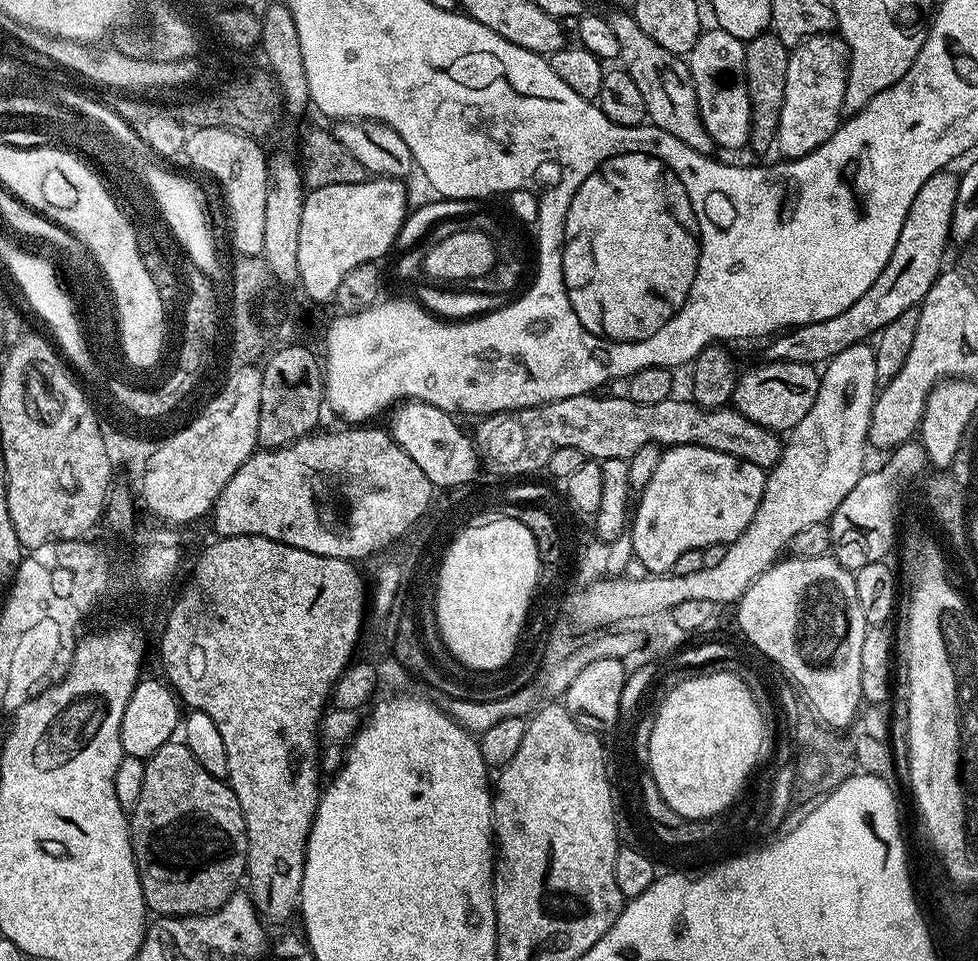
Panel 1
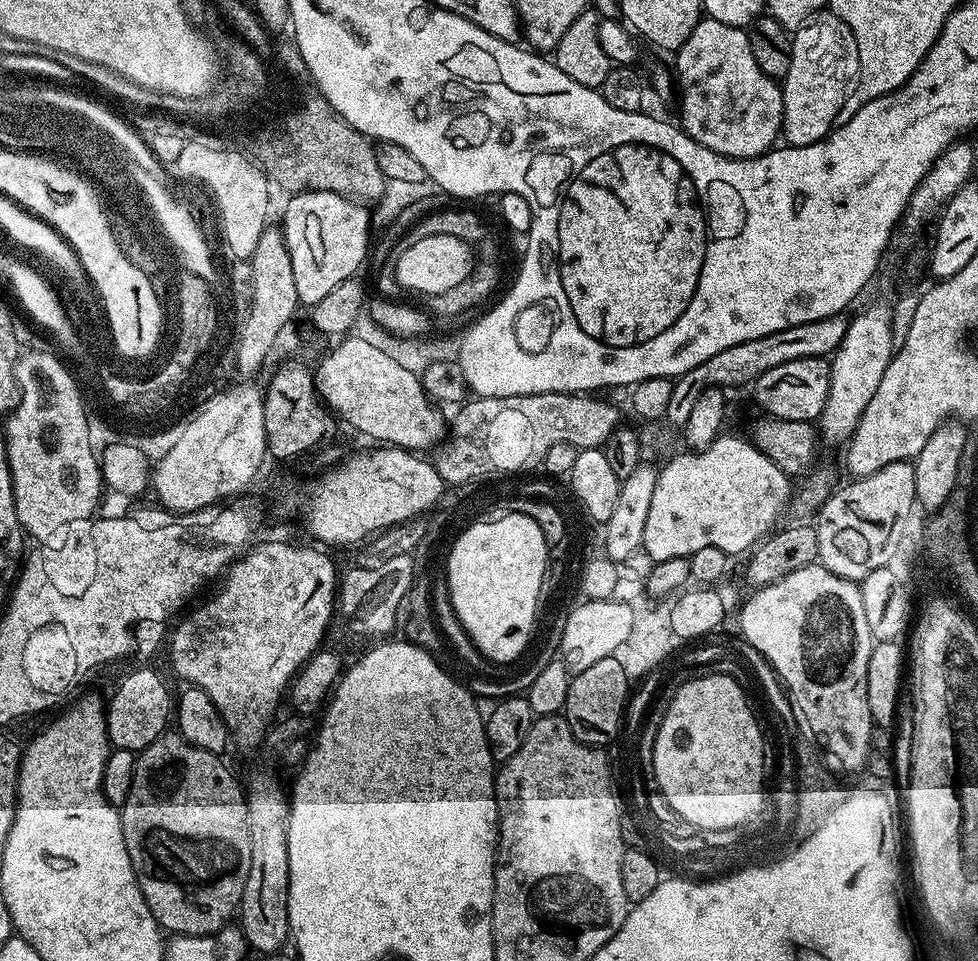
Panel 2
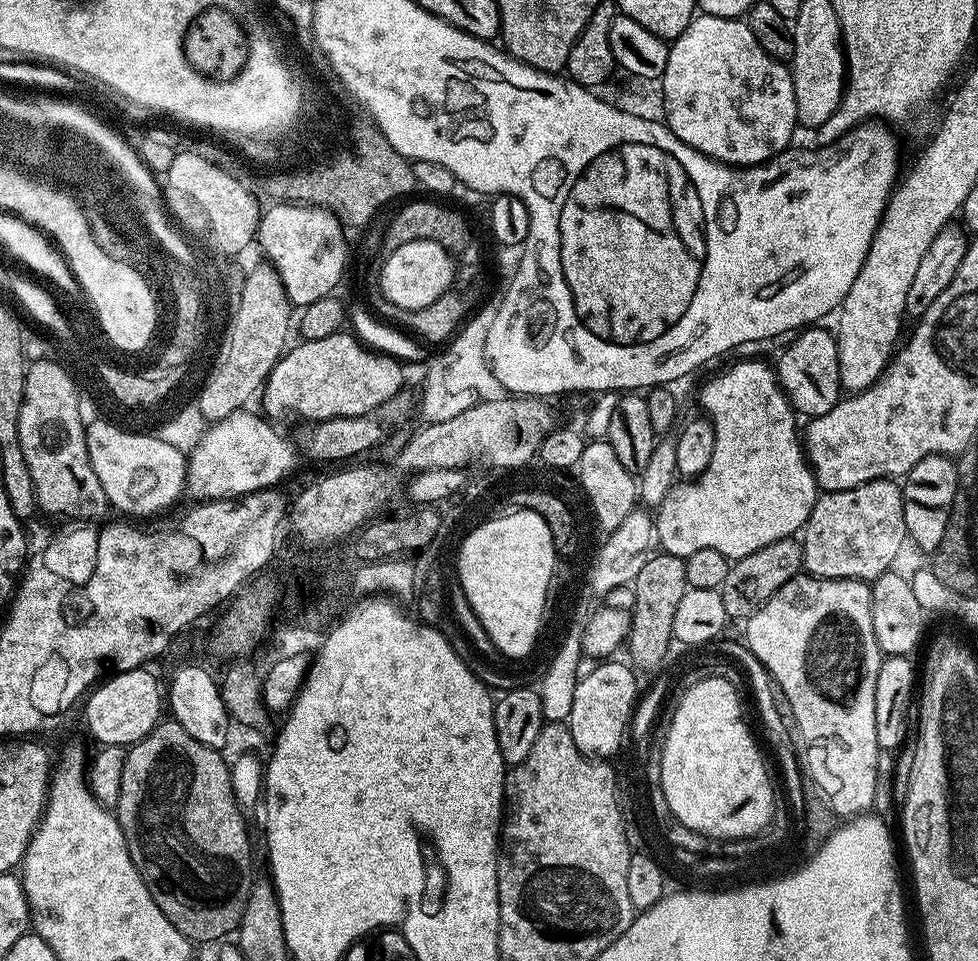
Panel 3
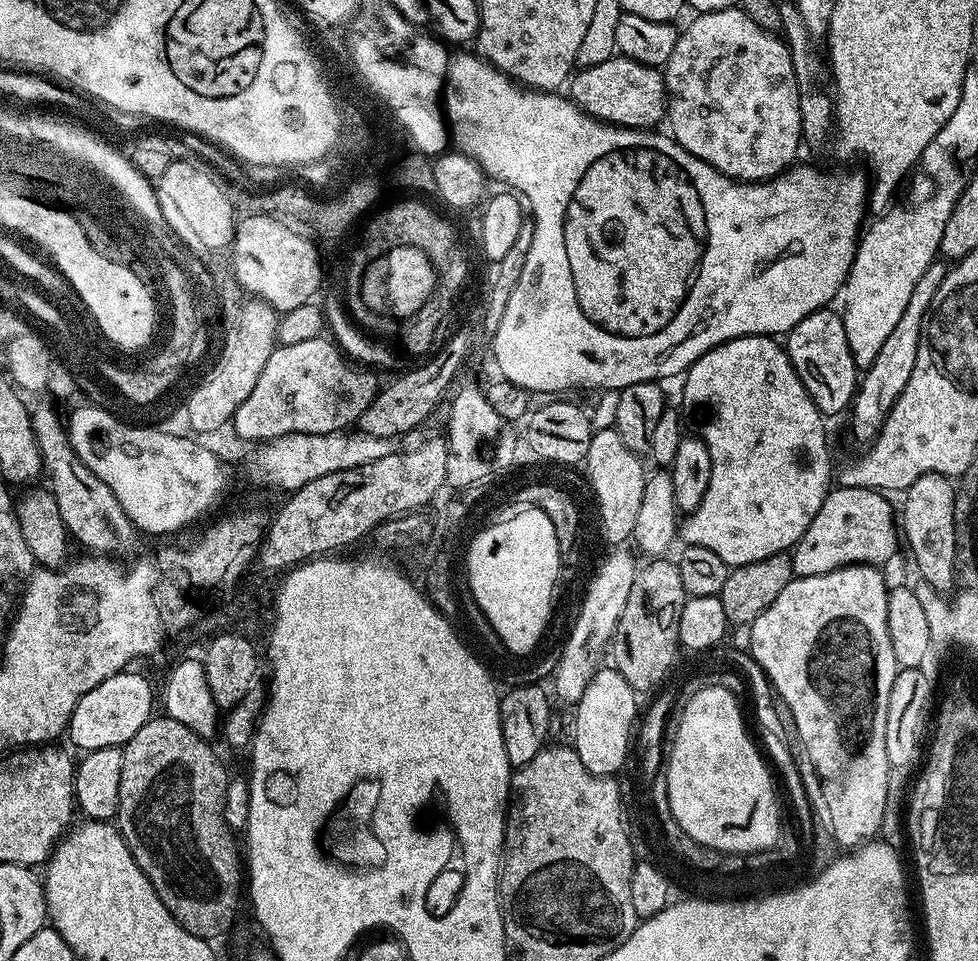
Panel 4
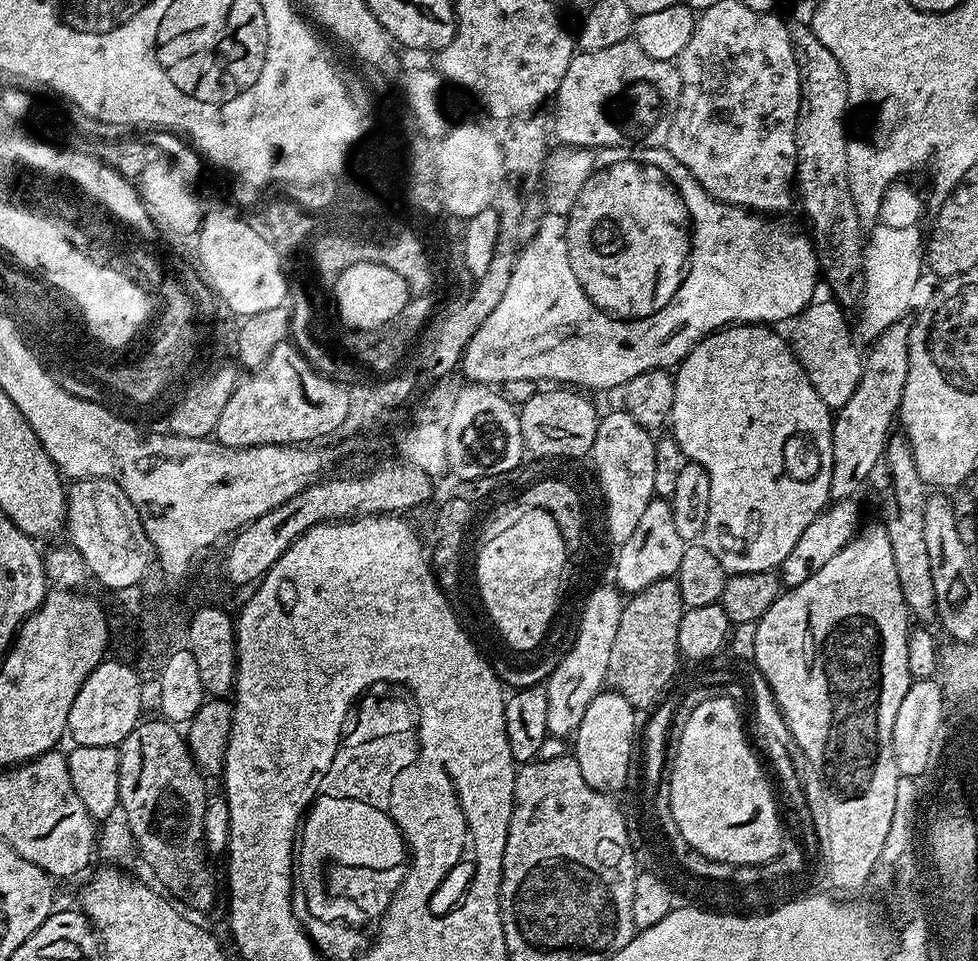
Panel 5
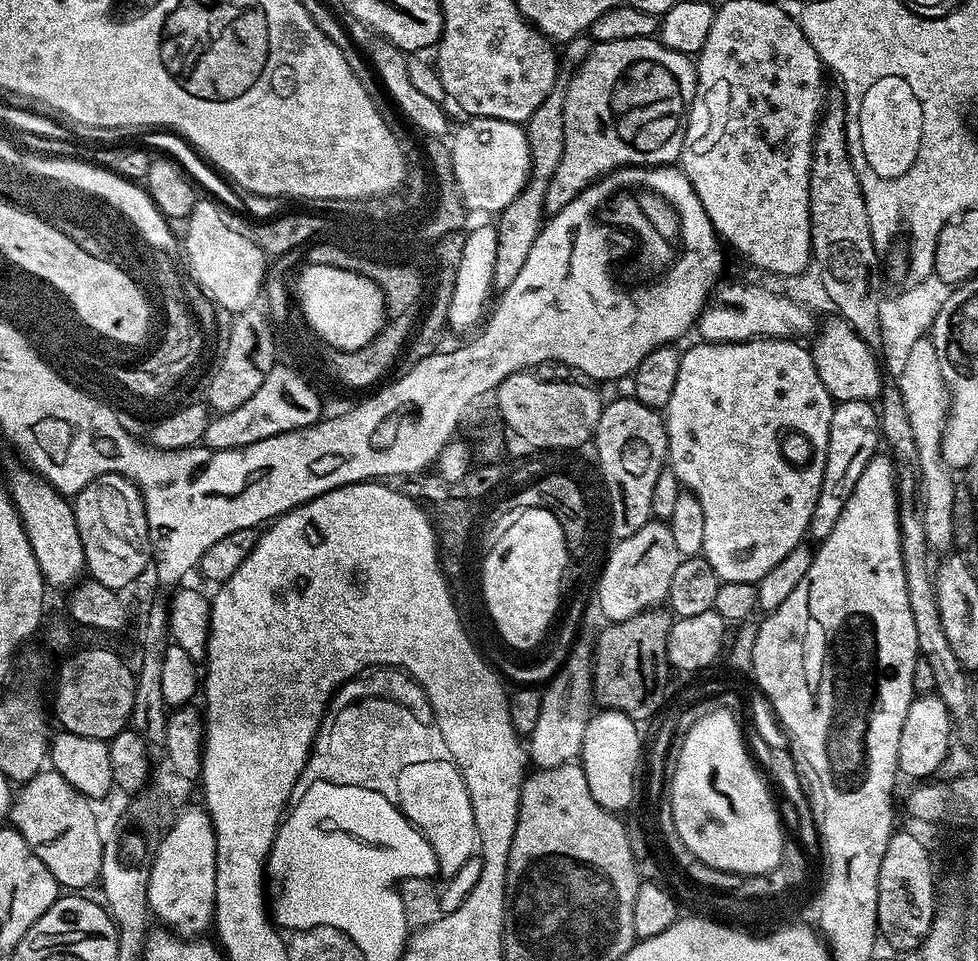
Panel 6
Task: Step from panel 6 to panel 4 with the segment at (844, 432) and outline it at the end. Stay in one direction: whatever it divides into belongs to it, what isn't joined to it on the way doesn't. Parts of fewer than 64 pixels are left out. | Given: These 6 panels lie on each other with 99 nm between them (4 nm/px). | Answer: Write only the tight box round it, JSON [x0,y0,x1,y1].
[850,262,945,446]

